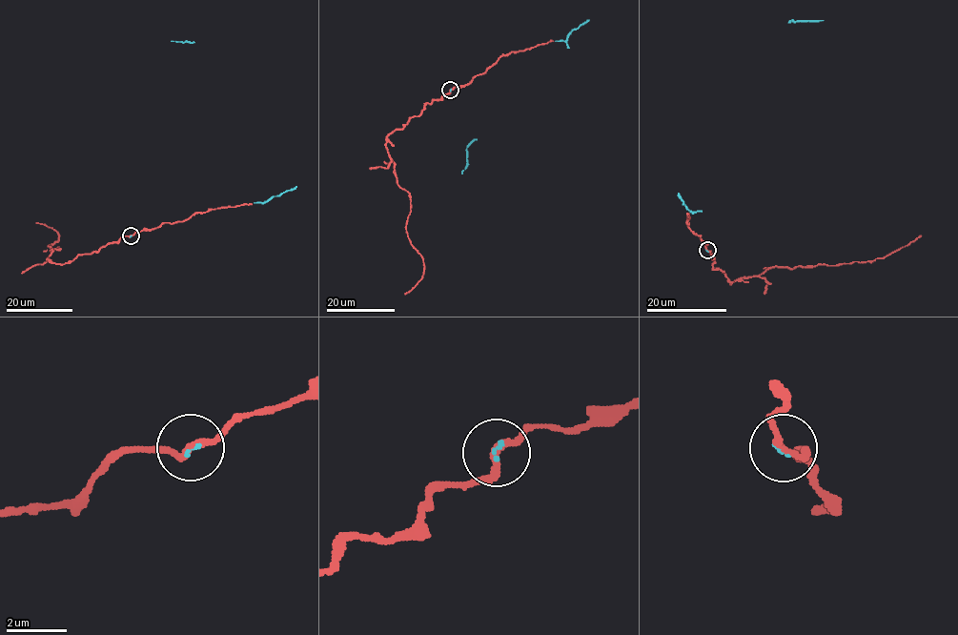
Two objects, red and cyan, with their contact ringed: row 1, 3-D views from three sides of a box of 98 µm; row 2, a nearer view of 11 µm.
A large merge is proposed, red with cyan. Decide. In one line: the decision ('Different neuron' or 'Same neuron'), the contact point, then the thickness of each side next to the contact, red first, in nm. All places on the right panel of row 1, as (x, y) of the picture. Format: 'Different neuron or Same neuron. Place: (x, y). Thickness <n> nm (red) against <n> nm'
Same neuron. Place: (707, 250). Thickness 220 nm (red) against 70 nm

